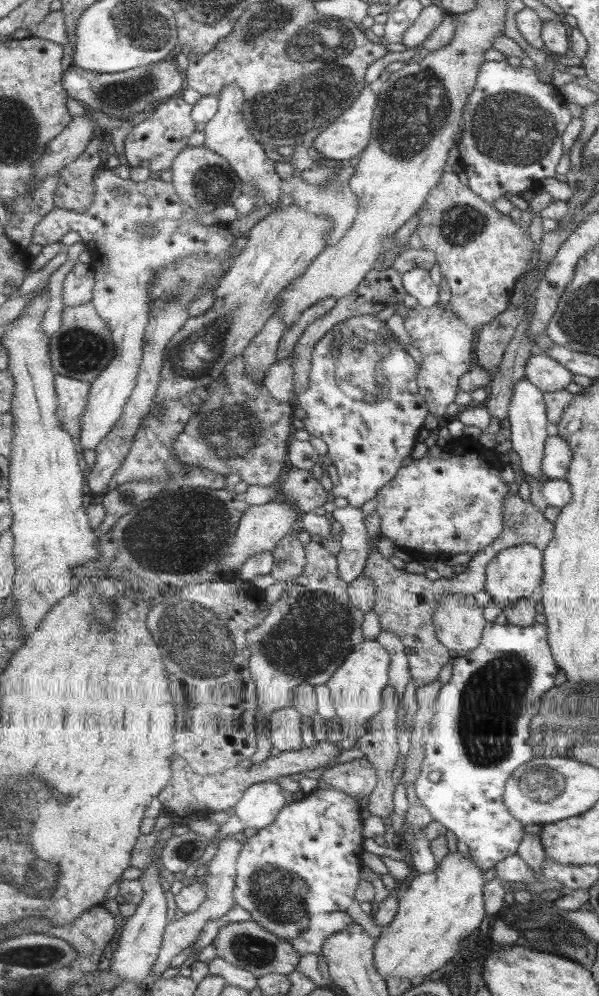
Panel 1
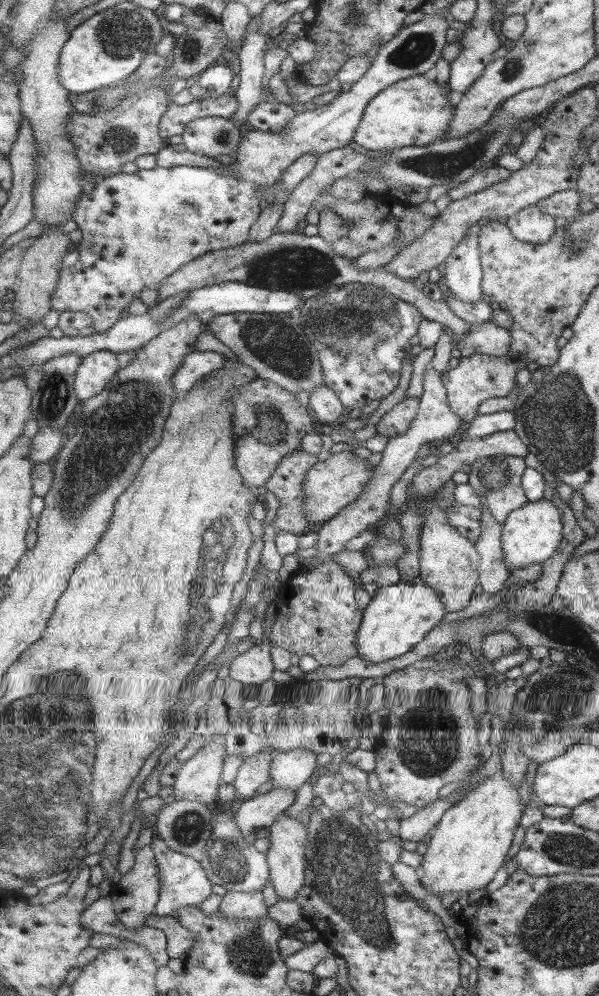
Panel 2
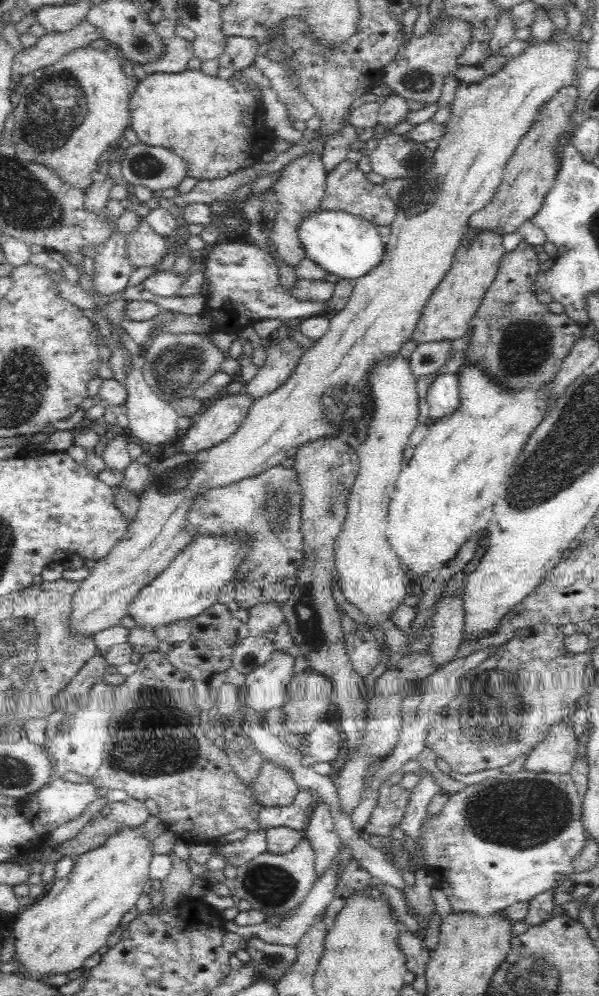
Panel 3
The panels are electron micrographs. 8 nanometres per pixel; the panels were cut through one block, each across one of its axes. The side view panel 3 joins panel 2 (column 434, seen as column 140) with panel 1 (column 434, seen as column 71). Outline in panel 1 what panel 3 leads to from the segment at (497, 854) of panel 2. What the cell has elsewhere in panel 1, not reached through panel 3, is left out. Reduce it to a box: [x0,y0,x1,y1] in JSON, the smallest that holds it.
[373,852,485,979]

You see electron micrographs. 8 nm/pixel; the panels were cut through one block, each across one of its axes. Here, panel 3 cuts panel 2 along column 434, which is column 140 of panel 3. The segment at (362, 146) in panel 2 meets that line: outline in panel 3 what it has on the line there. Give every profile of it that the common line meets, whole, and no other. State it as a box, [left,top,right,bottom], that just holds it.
[129,68,264,181]

